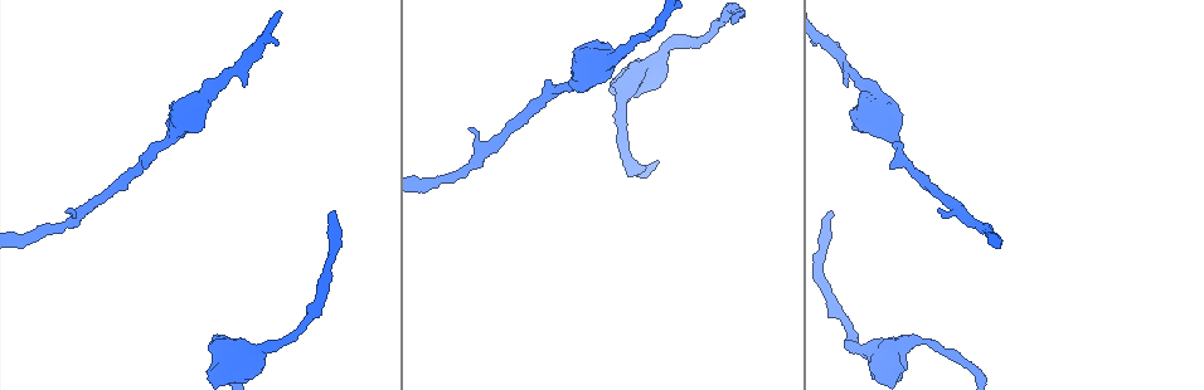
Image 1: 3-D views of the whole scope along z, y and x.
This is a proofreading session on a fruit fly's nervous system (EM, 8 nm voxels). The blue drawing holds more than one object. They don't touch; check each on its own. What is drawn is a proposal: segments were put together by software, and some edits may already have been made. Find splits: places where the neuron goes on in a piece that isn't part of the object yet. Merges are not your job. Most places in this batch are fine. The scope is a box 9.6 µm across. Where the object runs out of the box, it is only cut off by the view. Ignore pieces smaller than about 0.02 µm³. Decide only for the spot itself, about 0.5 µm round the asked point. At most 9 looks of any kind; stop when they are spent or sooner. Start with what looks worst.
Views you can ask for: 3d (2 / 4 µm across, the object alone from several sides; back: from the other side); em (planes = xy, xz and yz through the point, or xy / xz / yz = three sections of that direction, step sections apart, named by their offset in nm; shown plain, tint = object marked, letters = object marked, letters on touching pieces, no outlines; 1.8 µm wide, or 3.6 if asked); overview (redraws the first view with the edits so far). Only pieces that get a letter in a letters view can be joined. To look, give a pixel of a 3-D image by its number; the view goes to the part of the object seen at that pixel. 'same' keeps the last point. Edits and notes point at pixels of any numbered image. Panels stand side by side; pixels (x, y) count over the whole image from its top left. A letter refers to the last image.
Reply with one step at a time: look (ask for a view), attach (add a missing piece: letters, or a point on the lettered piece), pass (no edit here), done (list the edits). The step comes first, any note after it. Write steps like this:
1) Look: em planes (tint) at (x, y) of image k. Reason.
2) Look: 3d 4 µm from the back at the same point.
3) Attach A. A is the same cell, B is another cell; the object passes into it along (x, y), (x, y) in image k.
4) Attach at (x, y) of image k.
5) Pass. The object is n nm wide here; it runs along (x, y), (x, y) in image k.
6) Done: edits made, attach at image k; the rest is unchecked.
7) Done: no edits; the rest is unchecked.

Look: em planes (letters) at (332, 211) of image 1.

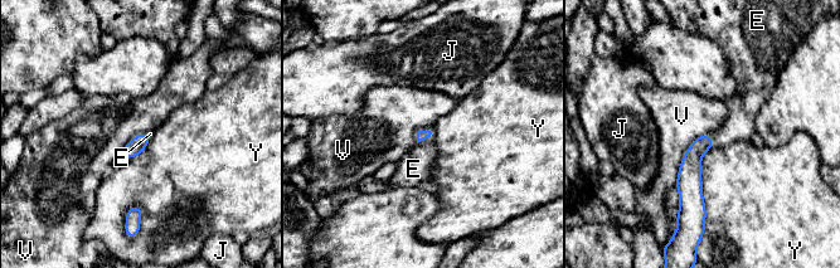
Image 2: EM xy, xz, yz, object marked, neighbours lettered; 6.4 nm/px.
Attach E. E is the same cell, J, V and Y are other cells; the object passes into it along (430, 132), (425, 139), (413, 169) in image 2; the neuron continues.

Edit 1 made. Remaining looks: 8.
Look: overview.

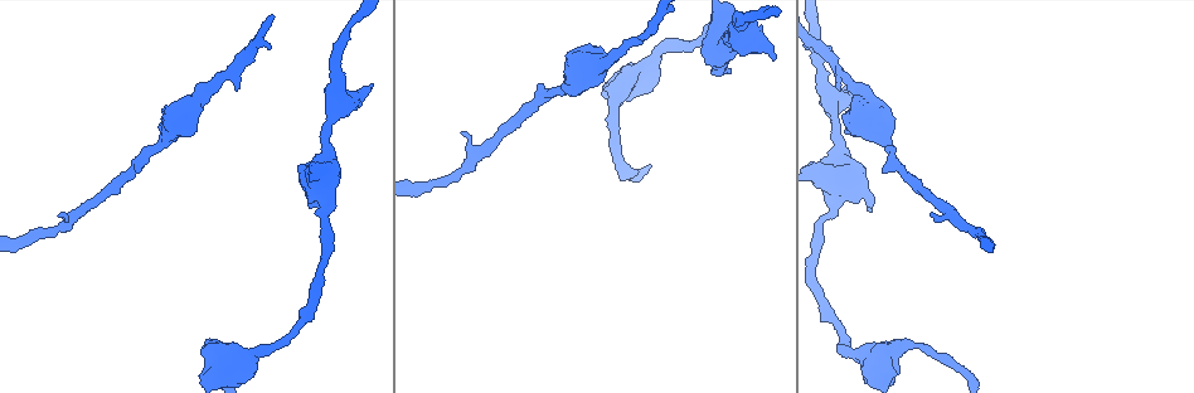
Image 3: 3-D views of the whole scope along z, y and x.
Look: em planes (letters) at (830, 104) of image 3. A narrow waist.

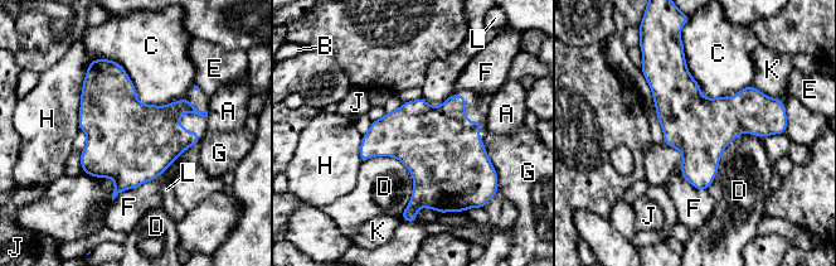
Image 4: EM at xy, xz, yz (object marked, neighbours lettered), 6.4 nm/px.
Pass. A, B, C, D, E, F, G, H, J, K and L are other cells; no lettered piece goes on from it.

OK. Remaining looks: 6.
Look: 3d 4 µm at (932, 216) of image 3. Free end.

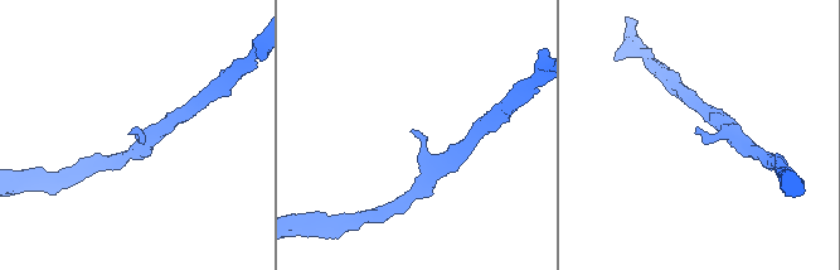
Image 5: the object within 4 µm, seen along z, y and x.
Look: em yz step 8 (tint) at (696, 131) of image 5. Need the tissue.

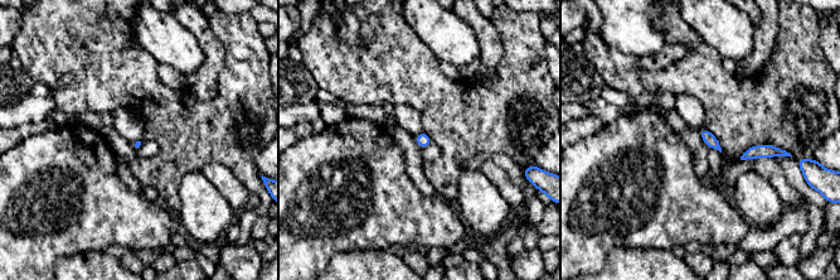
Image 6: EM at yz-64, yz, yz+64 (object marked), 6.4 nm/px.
Look: em planes (letters) at the same point. Another direction.

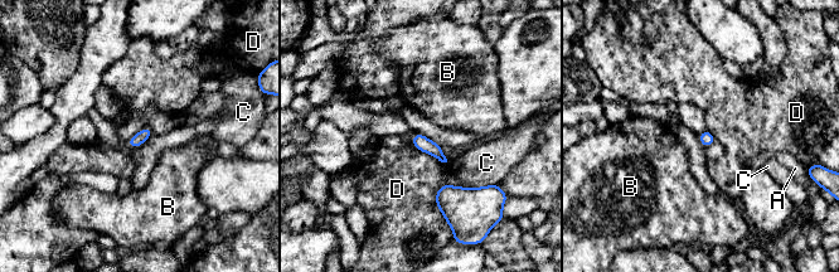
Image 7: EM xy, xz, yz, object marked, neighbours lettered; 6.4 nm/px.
Pass. A, B, C and D are other cells; a border runs along (445, 183), (436, 207), (447, 222) in image 7; none of them fits.

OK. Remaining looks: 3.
Look: 3d 4 µm at (879, 128) of image 3. Arms part here.

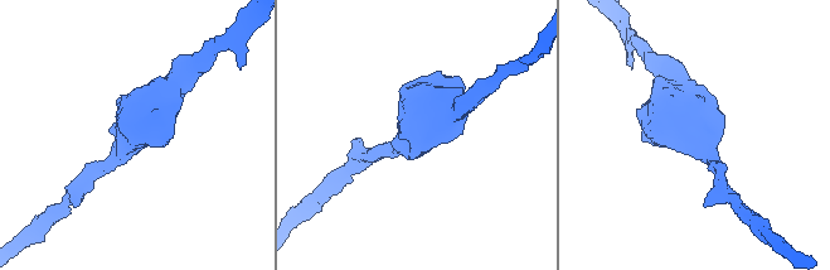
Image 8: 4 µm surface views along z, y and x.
Look: em 3.6 µm planes (tint) at (412, 129) of image 8.

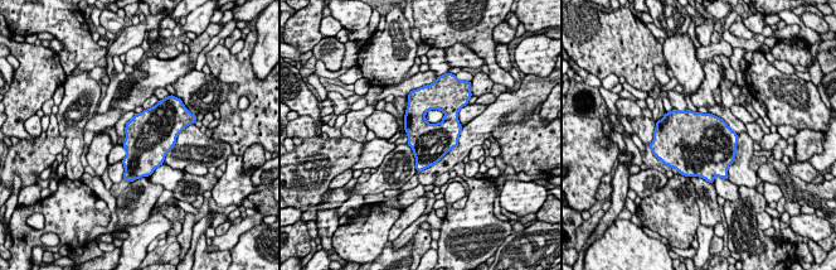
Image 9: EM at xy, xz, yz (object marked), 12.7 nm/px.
Look: em 3.6 µm planes (letters) at the same point. What lies round it.

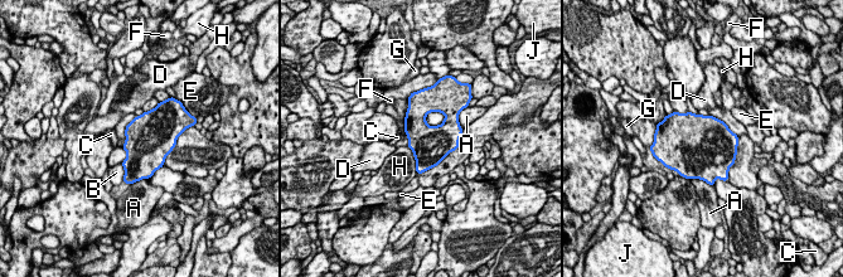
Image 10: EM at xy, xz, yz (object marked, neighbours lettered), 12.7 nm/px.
Pass. A, B, C, D, E, F, G, H and J are other cells; a border runs along (406, 146), (412, 152), (417, 174) in image 10; no lettered piece goes on from it.

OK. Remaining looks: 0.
Done: edits made, attach at image 2; the rest is unchecked.

